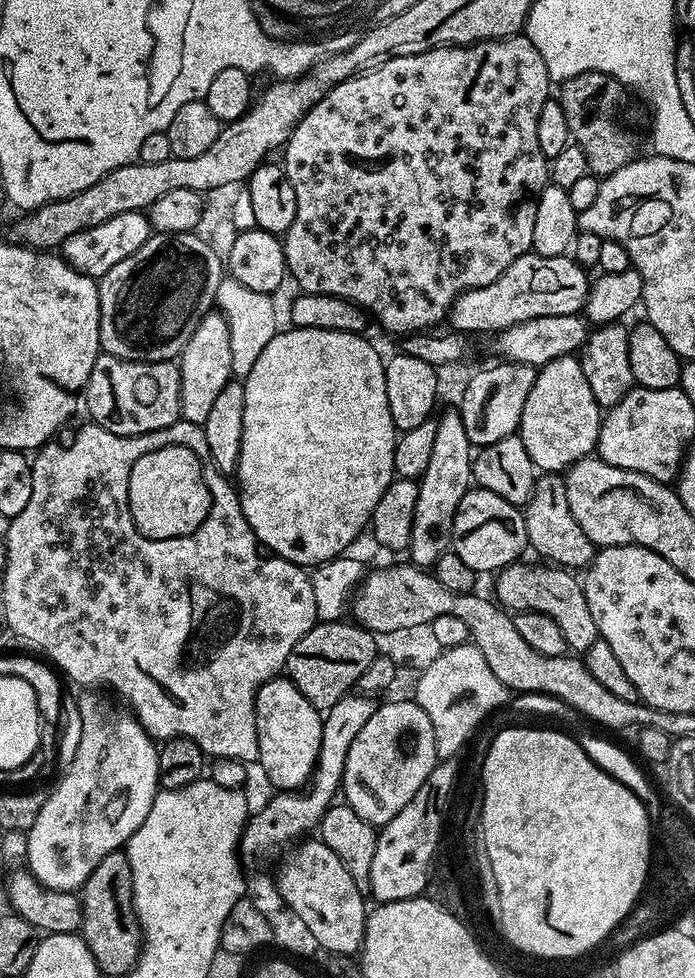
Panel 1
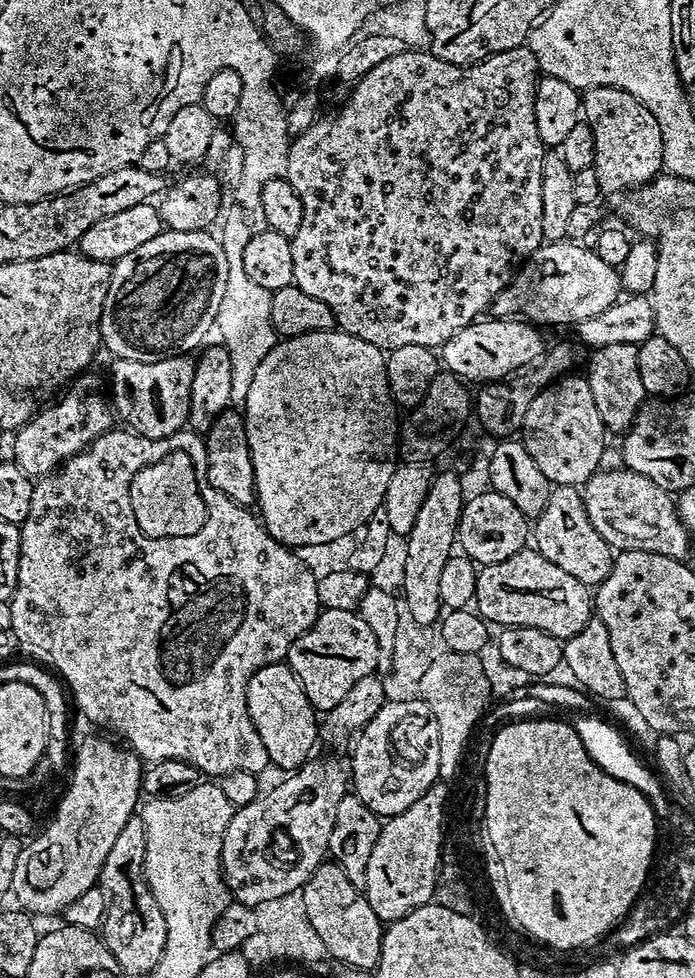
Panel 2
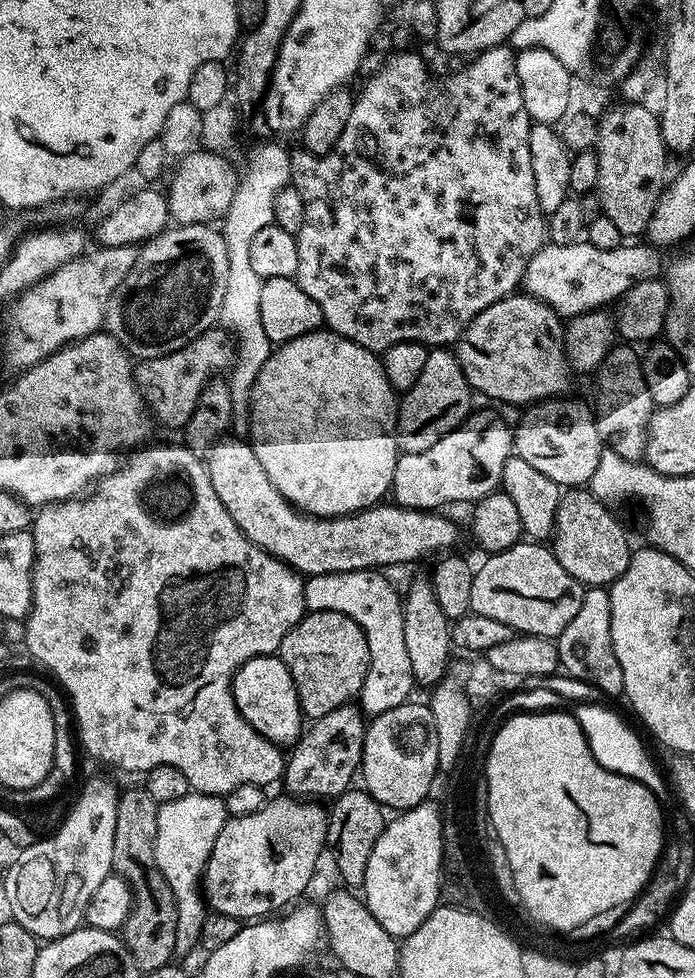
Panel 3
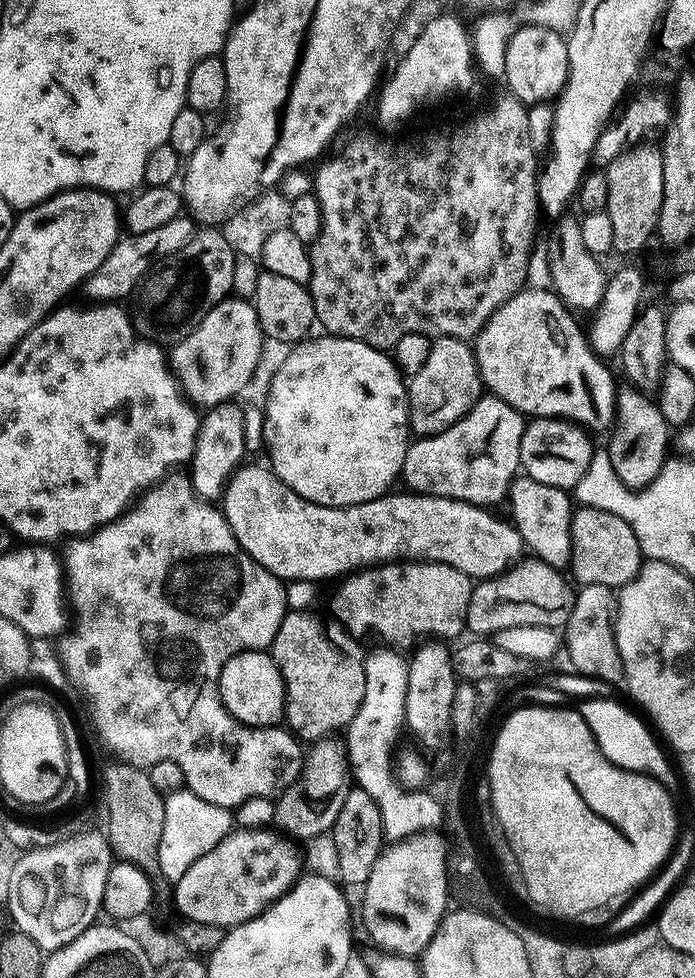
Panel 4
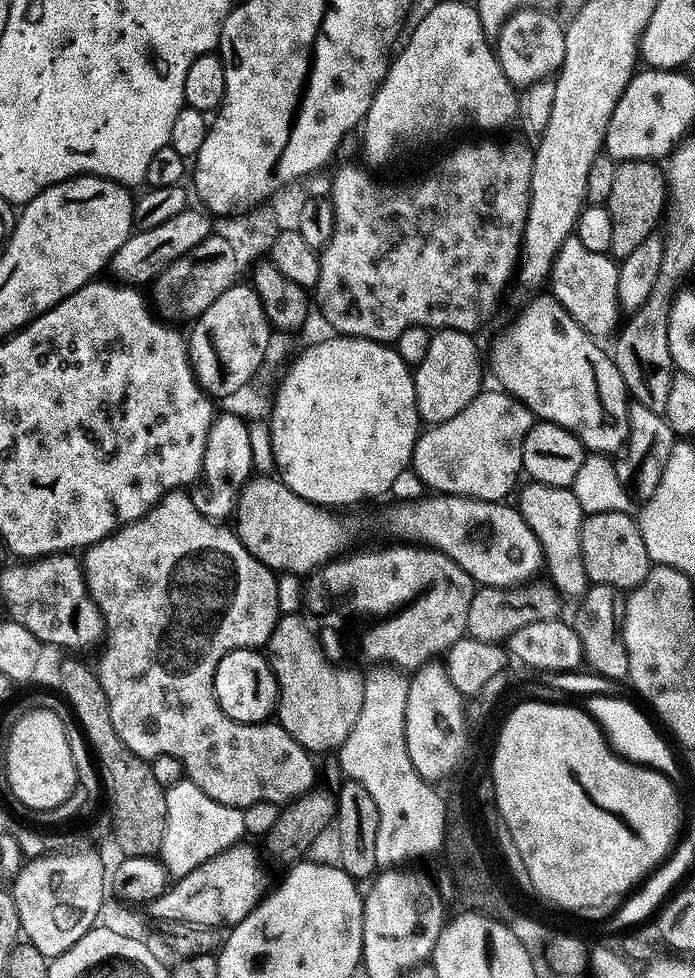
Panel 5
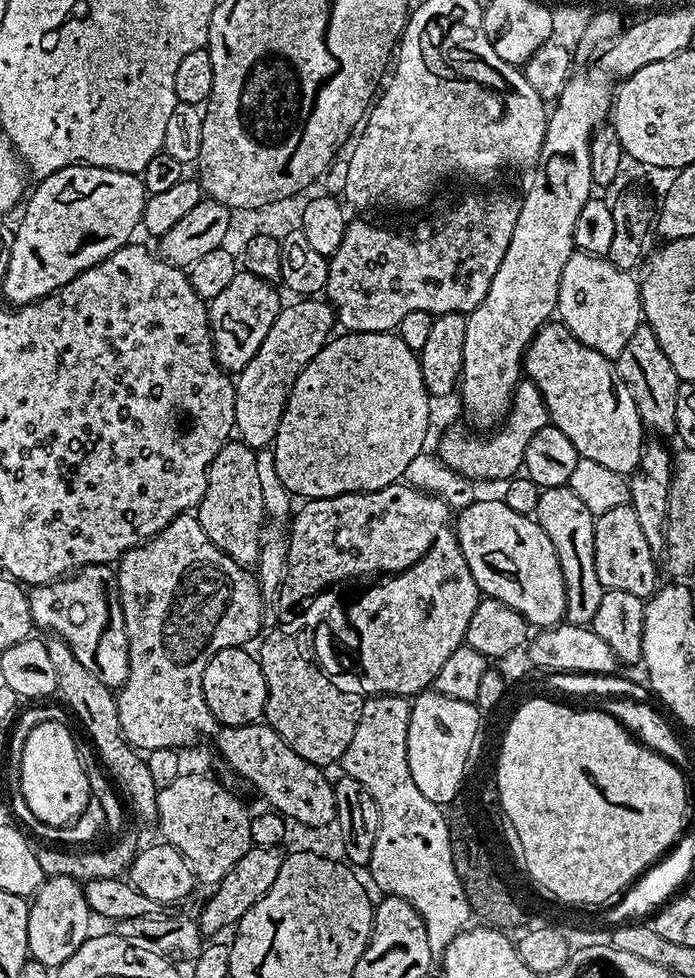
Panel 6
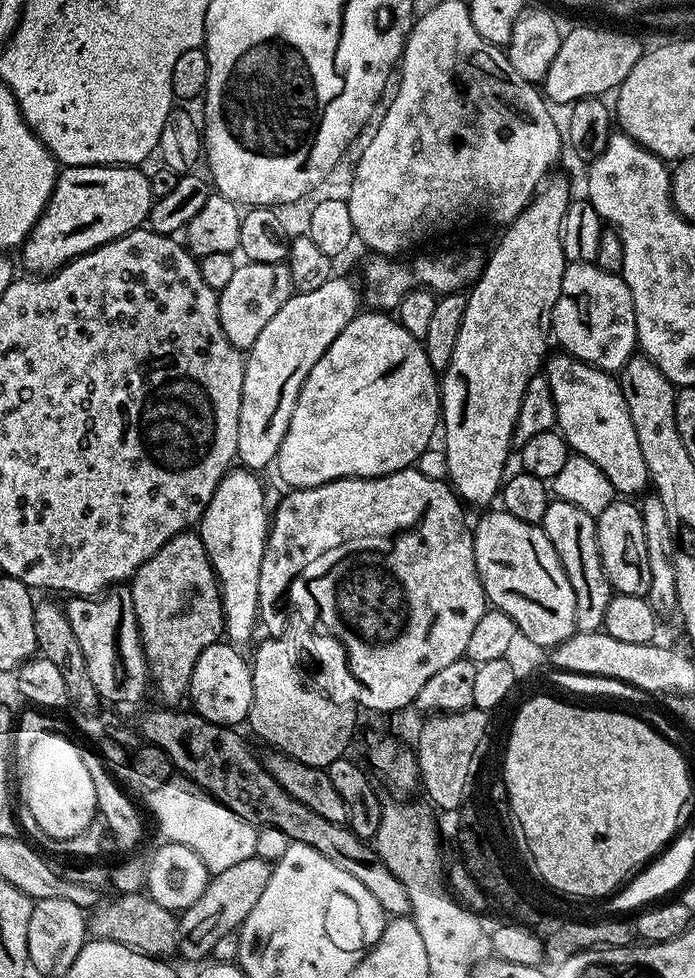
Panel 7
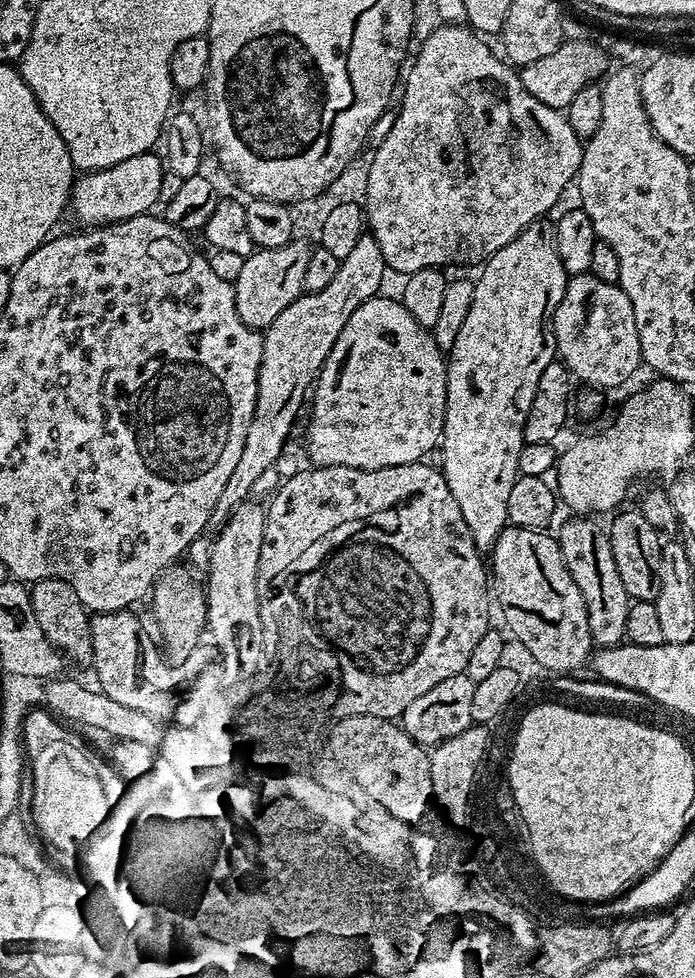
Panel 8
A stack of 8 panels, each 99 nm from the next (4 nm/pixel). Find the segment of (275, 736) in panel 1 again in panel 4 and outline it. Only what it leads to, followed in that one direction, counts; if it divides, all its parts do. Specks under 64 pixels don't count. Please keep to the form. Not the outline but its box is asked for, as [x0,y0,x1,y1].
[220,651,284,728]

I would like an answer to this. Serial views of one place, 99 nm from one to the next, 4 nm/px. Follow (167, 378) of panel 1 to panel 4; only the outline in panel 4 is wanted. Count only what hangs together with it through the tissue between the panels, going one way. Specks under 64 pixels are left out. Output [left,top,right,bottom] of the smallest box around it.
[170,298,266,410]

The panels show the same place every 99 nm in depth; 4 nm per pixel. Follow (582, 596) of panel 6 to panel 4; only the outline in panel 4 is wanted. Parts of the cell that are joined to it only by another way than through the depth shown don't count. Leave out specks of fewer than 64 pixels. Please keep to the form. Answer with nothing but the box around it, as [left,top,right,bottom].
[506,474,574,569]

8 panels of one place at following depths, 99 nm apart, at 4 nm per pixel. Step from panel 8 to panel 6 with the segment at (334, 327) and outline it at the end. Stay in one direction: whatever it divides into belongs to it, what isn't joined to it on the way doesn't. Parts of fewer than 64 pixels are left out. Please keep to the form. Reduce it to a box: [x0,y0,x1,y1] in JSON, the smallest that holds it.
[235,298,334,449]

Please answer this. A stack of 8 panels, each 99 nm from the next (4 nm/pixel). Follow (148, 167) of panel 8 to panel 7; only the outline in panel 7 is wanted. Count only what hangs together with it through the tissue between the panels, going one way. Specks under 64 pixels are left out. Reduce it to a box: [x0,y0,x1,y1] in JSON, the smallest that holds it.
[20,164,152,275]

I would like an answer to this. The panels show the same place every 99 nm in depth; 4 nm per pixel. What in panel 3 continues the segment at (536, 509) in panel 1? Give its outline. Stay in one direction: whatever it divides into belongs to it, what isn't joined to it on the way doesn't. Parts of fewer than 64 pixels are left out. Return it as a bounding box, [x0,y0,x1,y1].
[550,490,633,586]

